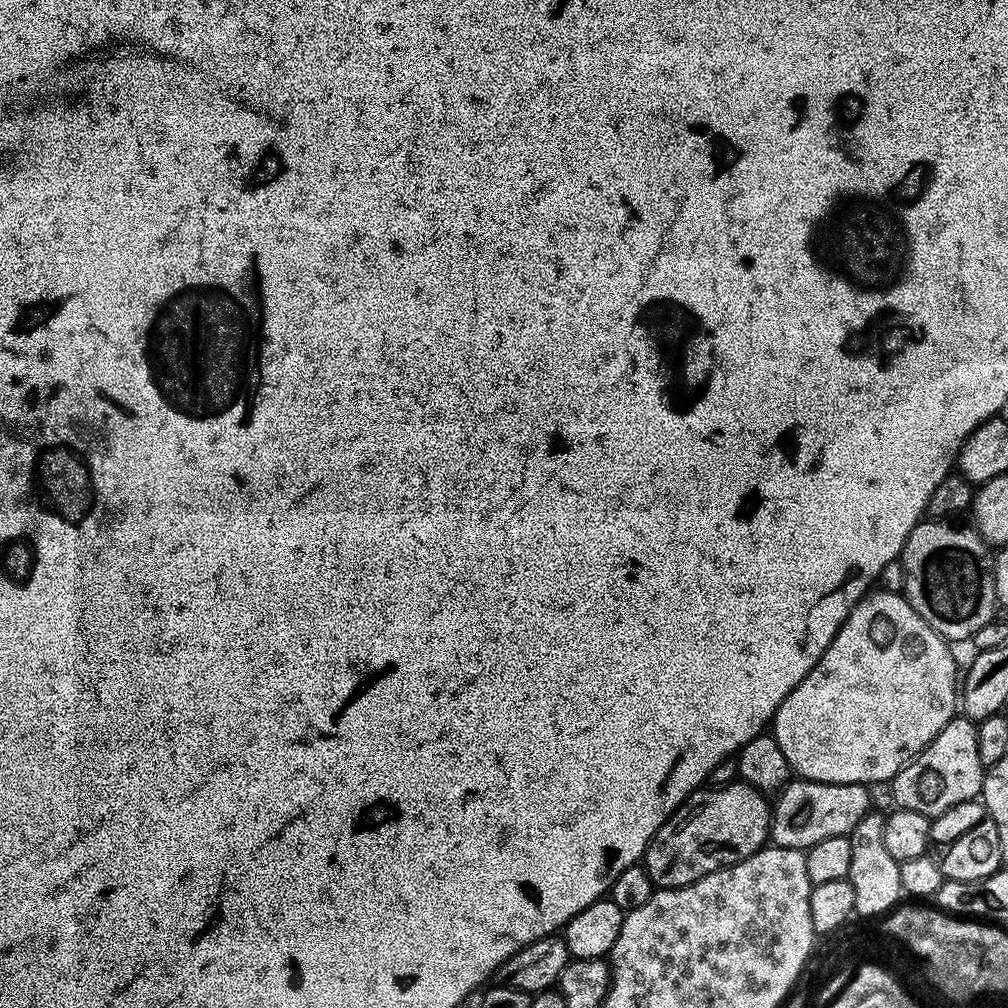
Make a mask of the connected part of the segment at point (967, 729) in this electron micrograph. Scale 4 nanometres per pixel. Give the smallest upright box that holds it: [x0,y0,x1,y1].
[890,714,985,818]

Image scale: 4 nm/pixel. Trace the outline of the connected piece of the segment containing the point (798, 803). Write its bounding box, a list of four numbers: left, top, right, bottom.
[771,778,870,850]

